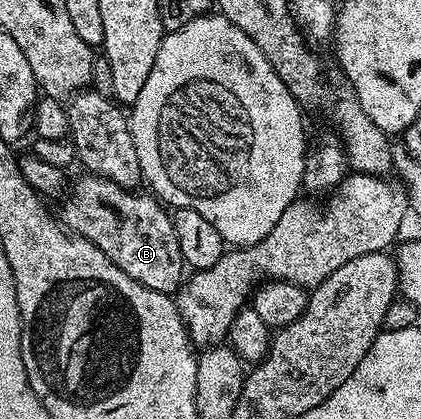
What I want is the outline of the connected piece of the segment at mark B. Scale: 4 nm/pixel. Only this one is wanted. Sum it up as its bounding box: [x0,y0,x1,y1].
[59,173,187,296]

